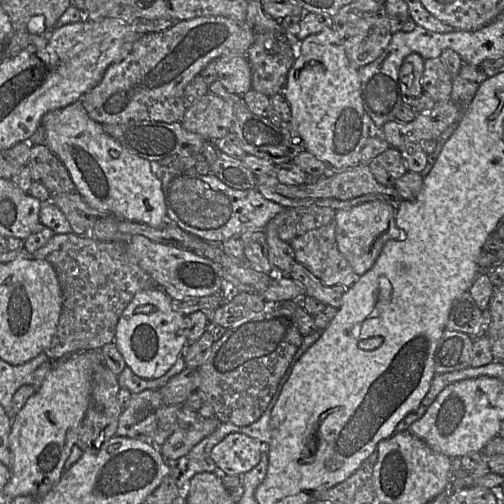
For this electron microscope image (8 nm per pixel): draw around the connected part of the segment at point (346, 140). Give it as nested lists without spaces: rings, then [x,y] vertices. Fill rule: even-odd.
[[[325,28],[299,42],[295,62],[281,94],[291,108],[292,117],[287,124],[306,151],[335,170],[354,168],[360,164],[361,151],[370,137],[377,137],[377,128],[363,106],[358,68],[350,62],[338,35],[332,28]]]

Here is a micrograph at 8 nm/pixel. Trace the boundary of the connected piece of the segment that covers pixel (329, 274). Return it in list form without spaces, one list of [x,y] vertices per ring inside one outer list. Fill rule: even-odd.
[[[334,222],[309,230],[293,238],[289,244],[297,263],[327,286],[349,288],[360,278],[338,249]]]

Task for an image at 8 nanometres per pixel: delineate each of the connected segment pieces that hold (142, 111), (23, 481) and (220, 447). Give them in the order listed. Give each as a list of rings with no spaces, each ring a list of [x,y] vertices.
[[[209,15],[209,16],[199,16],[193,19],[188,19],[188,20],[181,20],[181,21],[176,21],[171,27],[169,27],[168,29],[161,31],[161,32],[154,32],[154,33],[146,33],[143,35],[140,35],[139,38],[133,43],[131,50],[129,51],[129,53],[123,57],[122,59],[112,63],[105,71],[103,78],[101,79],[101,81],[95,86],[93,87],[90,91],[88,91],[86,94],[84,94],[82,96],[82,98],[80,99],[80,101],[82,102],[85,110],[87,111],[87,113],[89,114],[89,116],[95,120],[98,123],[101,123],[102,125],[105,124],[118,124],[118,123],[124,123],[130,120],[153,120],[153,121],[158,121],[158,122],[166,122],[166,123],[173,123],[173,122],[180,122],[183,120],[185,111],[186,111],[186,107],[184,105],[184,90],[185,87],[188,85],[188,83],[197,75],[200,75],[201,71],[212,61],[219,59],[222,56],[227,56],[227,55],[245,55],[247,50],[251,47],[251,45],[254,43],[254,41],[256,40],[256,36],[257,34],[266,34],[266,33],[257,33],[248,23],[246,22],[240,22],[237,21],[235,19],[226,17],[226,16],[215,16],[215,15]]]
[[[97,350],[77,352],[56,360],[40,388],[27,400],[24,407],[13,416],[9,435],[9,447],[12,454],[11,475],[4,487],[4,497],[7,503],[18,496],[42,497],[62,477],[66,470],[66,461],[75,444],[76,432],[86,415],[93,386],[93,373],[99,363],[102,363],[102,360]]]
[[[230,433],[211,452],[219,474],[242,476],[261,460],[268,444],[242,433]]]

